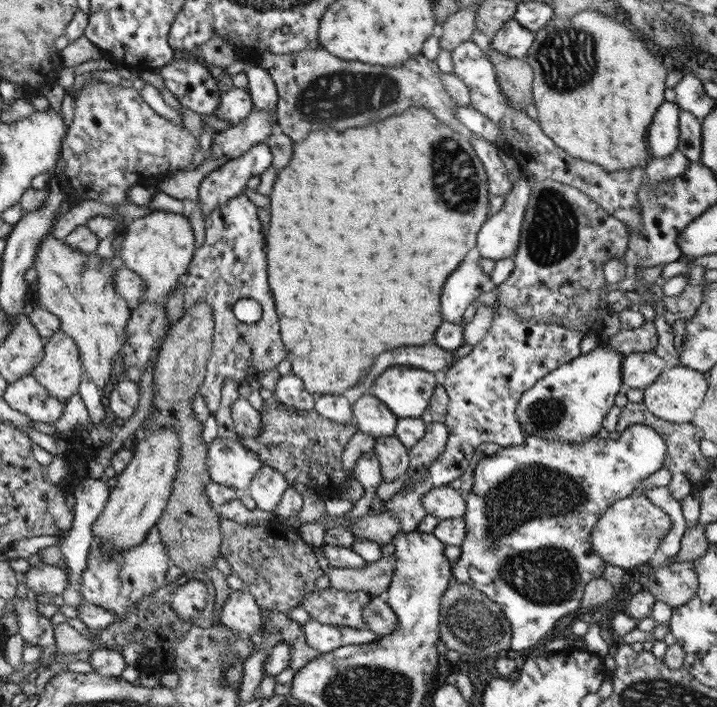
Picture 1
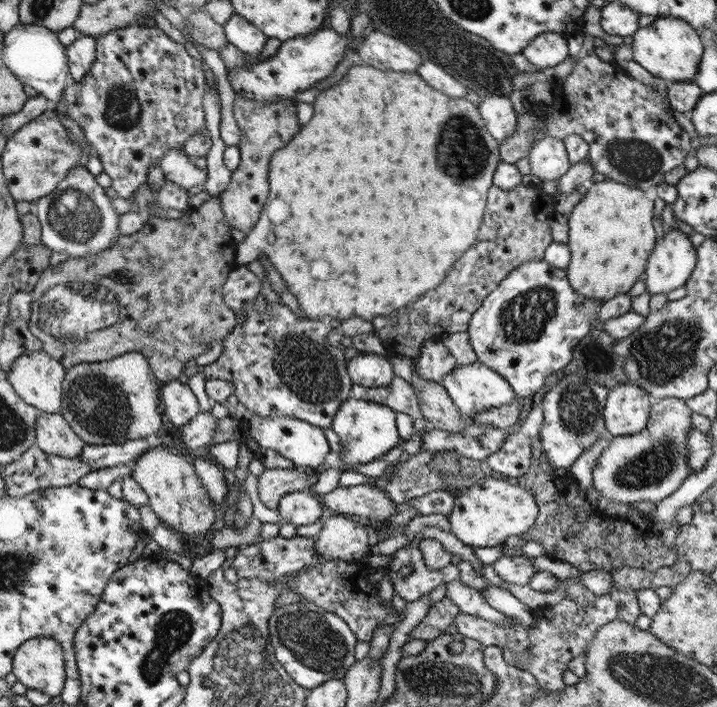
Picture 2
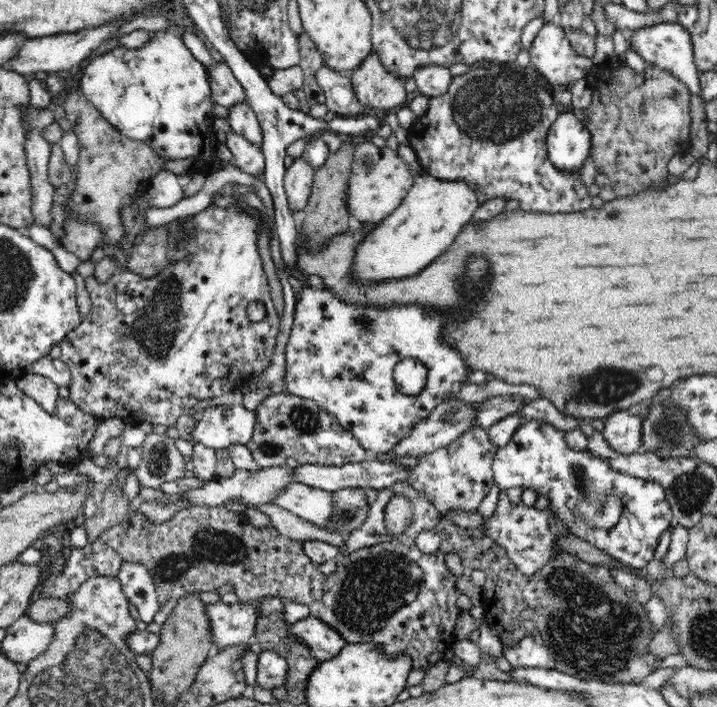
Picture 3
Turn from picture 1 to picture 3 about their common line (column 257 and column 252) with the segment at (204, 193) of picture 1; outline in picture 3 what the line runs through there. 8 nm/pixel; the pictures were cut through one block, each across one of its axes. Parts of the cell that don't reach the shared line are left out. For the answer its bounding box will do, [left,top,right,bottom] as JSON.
[225,130,265,179]

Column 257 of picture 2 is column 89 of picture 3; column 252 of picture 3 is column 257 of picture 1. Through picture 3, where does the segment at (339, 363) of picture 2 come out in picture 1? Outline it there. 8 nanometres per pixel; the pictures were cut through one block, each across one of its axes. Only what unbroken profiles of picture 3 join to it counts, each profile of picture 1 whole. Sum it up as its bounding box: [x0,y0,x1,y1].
[184,192,287,414]

